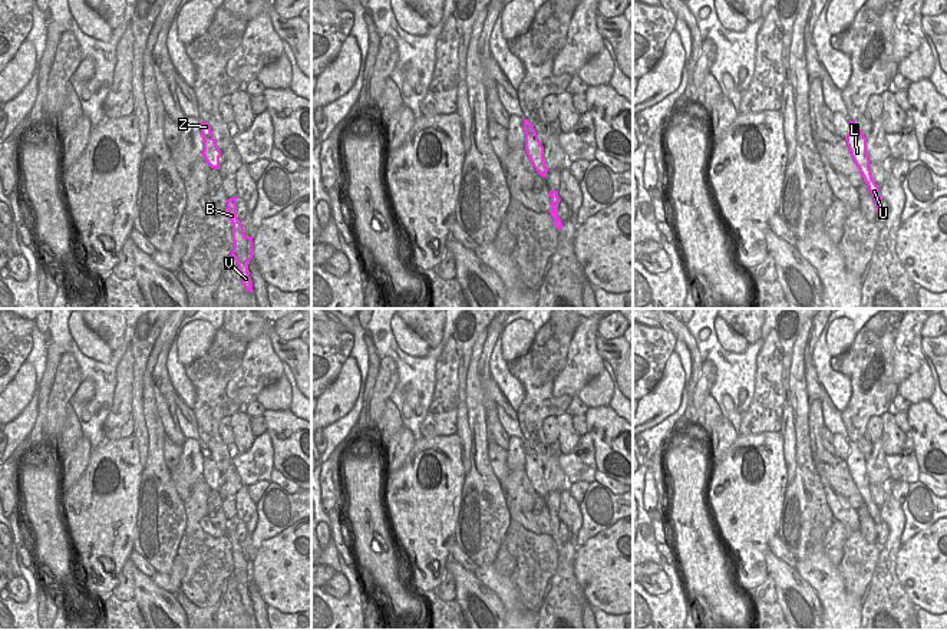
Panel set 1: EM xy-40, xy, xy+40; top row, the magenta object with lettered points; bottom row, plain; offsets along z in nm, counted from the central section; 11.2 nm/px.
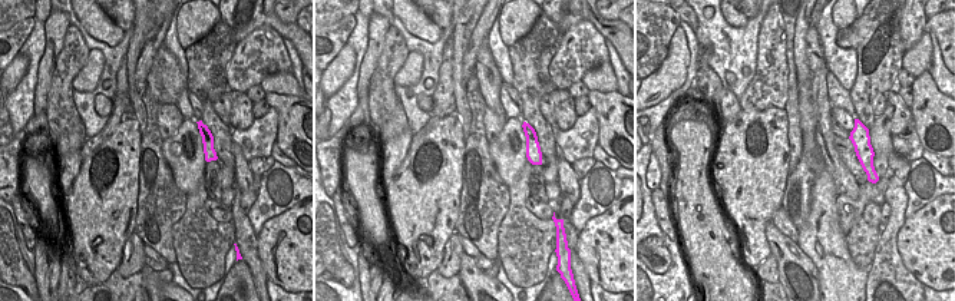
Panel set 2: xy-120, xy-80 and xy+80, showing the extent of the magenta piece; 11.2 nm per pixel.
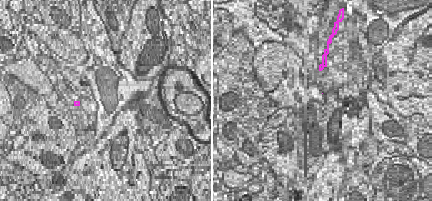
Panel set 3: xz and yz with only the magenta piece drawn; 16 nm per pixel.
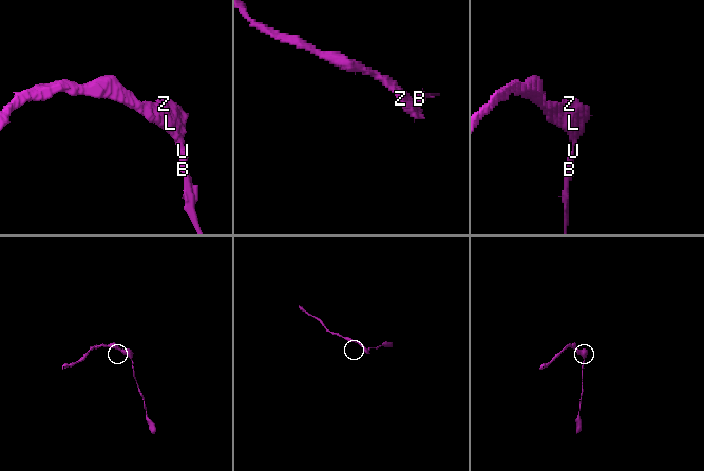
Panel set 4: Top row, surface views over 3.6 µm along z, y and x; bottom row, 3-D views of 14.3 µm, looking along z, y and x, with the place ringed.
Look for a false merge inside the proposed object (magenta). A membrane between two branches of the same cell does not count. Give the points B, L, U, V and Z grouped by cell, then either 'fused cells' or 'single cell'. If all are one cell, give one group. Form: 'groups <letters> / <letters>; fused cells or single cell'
groups B L U V Z; single cell

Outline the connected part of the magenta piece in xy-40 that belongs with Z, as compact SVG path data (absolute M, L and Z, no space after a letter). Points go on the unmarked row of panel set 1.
M199 443L199 451L202 455L202 464L204 464L204 481L207 482L207 485L214 489L214 491L220 491L220 478L221 478L221 472L218 471L212 452L209 449L208 445L205 443Z

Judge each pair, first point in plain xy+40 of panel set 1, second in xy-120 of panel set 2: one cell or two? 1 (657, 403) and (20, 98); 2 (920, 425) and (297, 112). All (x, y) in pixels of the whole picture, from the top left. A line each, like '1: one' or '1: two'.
1: two
2: one

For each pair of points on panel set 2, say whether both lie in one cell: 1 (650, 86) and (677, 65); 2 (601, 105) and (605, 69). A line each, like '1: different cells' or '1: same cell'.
1: same cell
2: different cells

